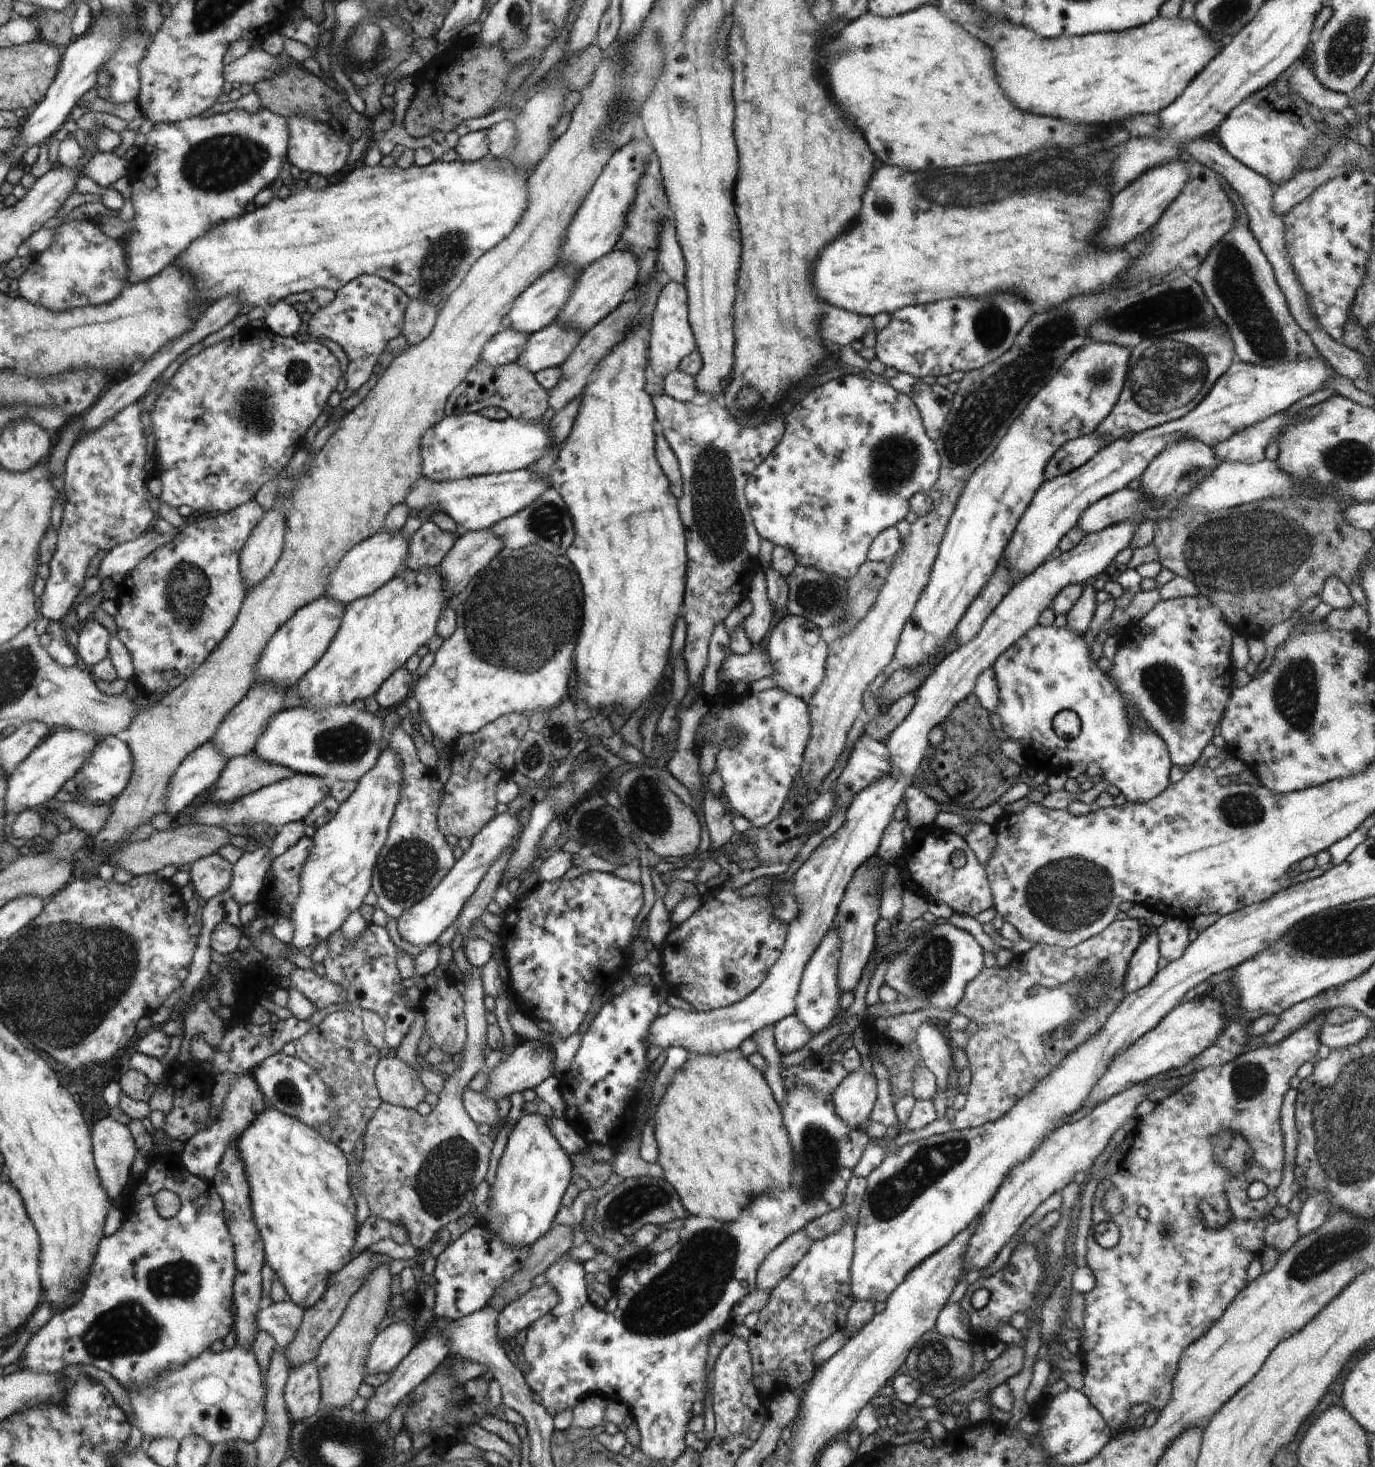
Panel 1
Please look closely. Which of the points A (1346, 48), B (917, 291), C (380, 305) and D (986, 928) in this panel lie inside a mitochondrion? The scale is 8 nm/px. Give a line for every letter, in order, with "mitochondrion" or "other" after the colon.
A: mitochondrion
B: other
C: other
D: other

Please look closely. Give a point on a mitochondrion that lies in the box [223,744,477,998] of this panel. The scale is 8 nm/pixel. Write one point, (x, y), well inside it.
(411, 864)

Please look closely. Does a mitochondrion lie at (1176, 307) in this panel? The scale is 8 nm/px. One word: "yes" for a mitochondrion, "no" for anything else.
yes

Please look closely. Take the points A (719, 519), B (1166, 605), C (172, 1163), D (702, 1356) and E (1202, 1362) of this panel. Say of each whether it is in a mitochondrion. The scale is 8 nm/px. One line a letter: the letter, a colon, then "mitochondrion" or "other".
A: mitochondrion
B: other
C: other
D: other
E: other

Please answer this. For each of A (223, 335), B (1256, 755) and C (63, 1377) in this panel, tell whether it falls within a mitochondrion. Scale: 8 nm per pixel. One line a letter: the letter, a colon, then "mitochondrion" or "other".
A: other
B: other
C: other

